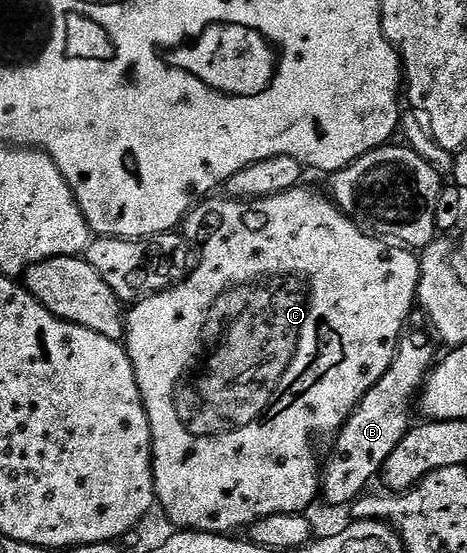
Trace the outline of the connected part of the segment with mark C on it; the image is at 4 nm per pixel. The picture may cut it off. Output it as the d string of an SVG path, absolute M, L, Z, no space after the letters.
M301 184L292 190L287 190L281 194L274 196L266 196L265 198L229 198L227 196L209 196L196 203L188 212L188 217L182 223L182 233L189 243L197 244L200 242L200 250L198 246L198 261L193 265L189 275L183 282L175 283L168 287L167 290L151 294L149 298L141 298L127 311L124 320L124 337L122 345L128 352L128 359L134 370L134 376L138 380L138 392L142 396L142 404L146 408L146 416L150 420L150 436L152 437L152 475L154 476L154 488L156 489L156 501L159 509L164 509L164 514L173 522L173 527L179 528L181 531L198 530L202 534L222 534L225 536L235 535L237 532L243 531L252 523L262 520L266 516L274 516L275 514L299 514L307 511L308 505L311 504L322 490L322 462L316 459L316 450L312 447L312 437L315 434L335 435L336 431L343 426L345 420L354 412L354 408L362 400L362 396L366 396L366 392L370 392L370 388L374 388L374 384L378 384L378 380L382 380L382 376L386 376L386 372L390 368L390 364L394 360L394 356L398 352L398 347L402 335L405 333L404 325L408 322L408 317L412 314L412 306L417 305L416 289L420 283L420 259L411 249L405 248L399 244L393 244L391 241L383 238L377 238L363 230L336 207L335 202L327 193L319 194L316 190L307 190L307 185Z

